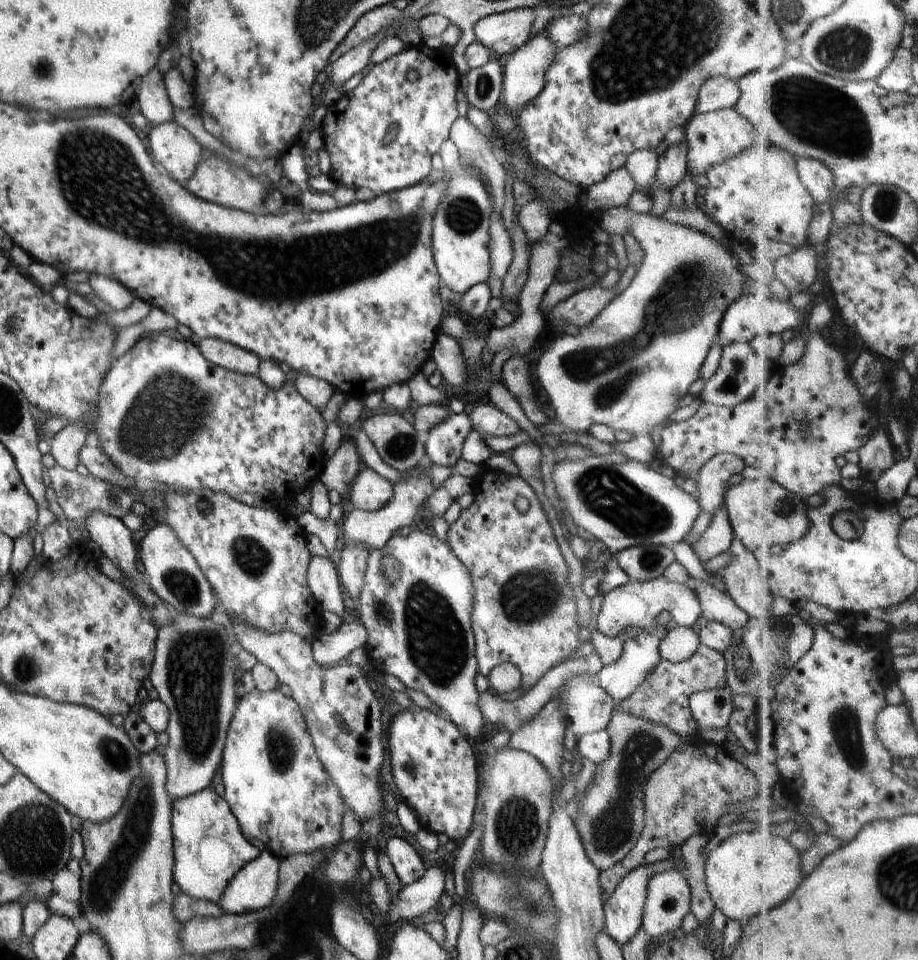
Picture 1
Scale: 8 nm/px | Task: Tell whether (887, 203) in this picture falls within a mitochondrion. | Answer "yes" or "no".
yes

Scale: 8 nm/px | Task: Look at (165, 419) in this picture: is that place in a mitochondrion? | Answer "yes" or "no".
yes

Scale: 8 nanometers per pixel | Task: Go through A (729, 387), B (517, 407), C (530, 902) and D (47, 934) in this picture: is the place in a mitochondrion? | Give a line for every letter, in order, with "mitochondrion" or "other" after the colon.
A: mitochondrion
B: other
C: mitochondrion
D: other

